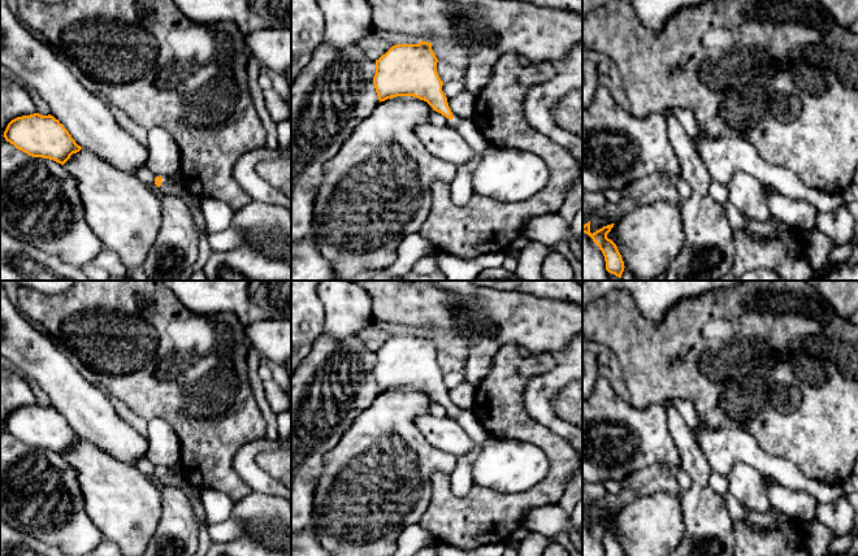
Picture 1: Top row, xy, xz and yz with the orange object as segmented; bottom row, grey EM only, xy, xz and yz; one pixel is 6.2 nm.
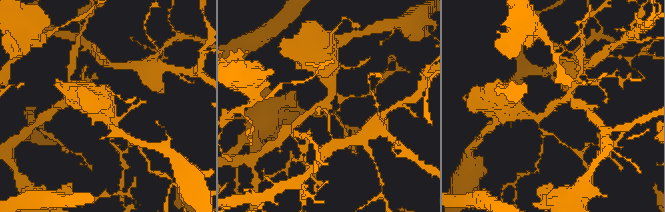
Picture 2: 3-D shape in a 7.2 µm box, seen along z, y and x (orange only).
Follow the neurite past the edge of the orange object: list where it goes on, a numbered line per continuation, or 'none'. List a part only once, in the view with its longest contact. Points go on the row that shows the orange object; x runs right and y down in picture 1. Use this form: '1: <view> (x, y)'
1: xy (177, 190)

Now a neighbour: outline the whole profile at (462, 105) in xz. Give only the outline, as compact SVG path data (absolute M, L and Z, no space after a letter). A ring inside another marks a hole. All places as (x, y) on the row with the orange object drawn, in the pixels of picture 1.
M467 90L456 96L447 99L452 116L456 118L472 118L476 103L476 95Z

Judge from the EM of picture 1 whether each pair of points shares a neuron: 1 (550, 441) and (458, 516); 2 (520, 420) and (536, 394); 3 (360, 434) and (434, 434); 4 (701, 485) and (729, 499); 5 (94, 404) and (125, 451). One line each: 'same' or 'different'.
1: same
2: different
3: different
4: different
5: same

